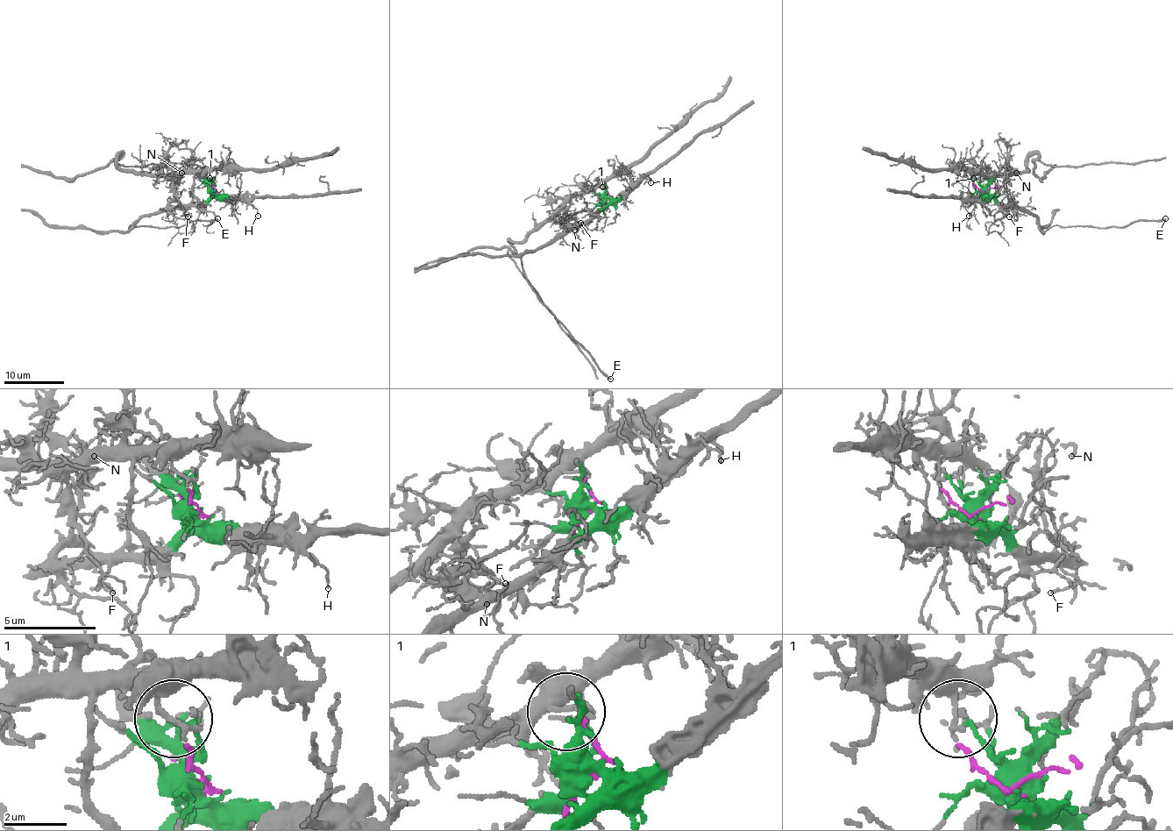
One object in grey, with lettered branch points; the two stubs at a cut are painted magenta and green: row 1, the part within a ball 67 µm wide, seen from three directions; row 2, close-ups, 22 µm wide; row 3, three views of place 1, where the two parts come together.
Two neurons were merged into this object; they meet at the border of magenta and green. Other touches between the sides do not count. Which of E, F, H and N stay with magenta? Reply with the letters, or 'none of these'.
N

